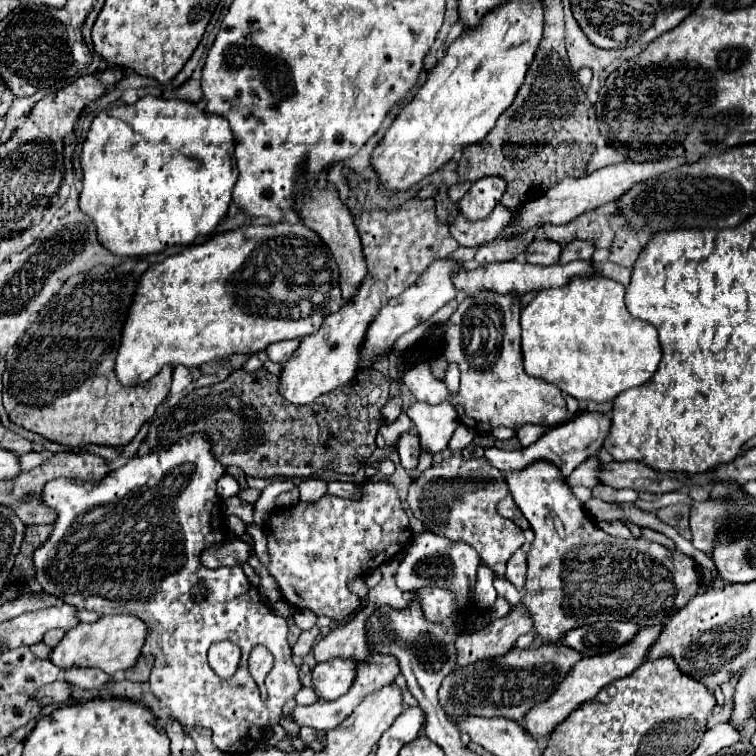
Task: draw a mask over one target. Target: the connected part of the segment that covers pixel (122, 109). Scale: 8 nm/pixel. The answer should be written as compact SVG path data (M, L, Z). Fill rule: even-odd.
M143 96L135 104L127 106L115 106L111 110L103 110L95 116L89 134L83 142L83 152L81 152L81 166L83 166L83 190L79 194L79 206L85 214L89 214L97 226L97 234L101 244L111 250L113 254L119 256L147 256L155 252L163 252L175 244L191 244L197 238L203 238L215 230L215 226L223 220L227 214L231 202L233 202L233 186L237 182L237 174L233 174L233 152L235 152L237 140L229 128L229 122L223 116L209 114L205 110L199 110L195 102L187 100L165 100L165 98L155 98L155 96Z

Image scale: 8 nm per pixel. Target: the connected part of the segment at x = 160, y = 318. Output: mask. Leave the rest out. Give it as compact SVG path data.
M249 224L187 246L183 252L153 264L141 276L115 360L117 378L121 384L133 386L153 378L165 364L193 368L215 358L261 352L273 342L317 332L323 318L337 312L343 302L339 270L333 264L335 260L327 244L305 224Z

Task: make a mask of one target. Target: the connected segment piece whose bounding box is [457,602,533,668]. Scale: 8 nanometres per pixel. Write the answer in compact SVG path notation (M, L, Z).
M519 602L507 616L493 620L473 634L465 632L457 638L457 668L507 654L515 646L515 640L531 630L533 620L529 620L529 612L525 612L525 606Z

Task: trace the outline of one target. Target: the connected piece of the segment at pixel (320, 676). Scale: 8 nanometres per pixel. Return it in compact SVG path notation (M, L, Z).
M331 658L313 668L315 694L323 700L337 700L353 686L357 674L357 658Z

